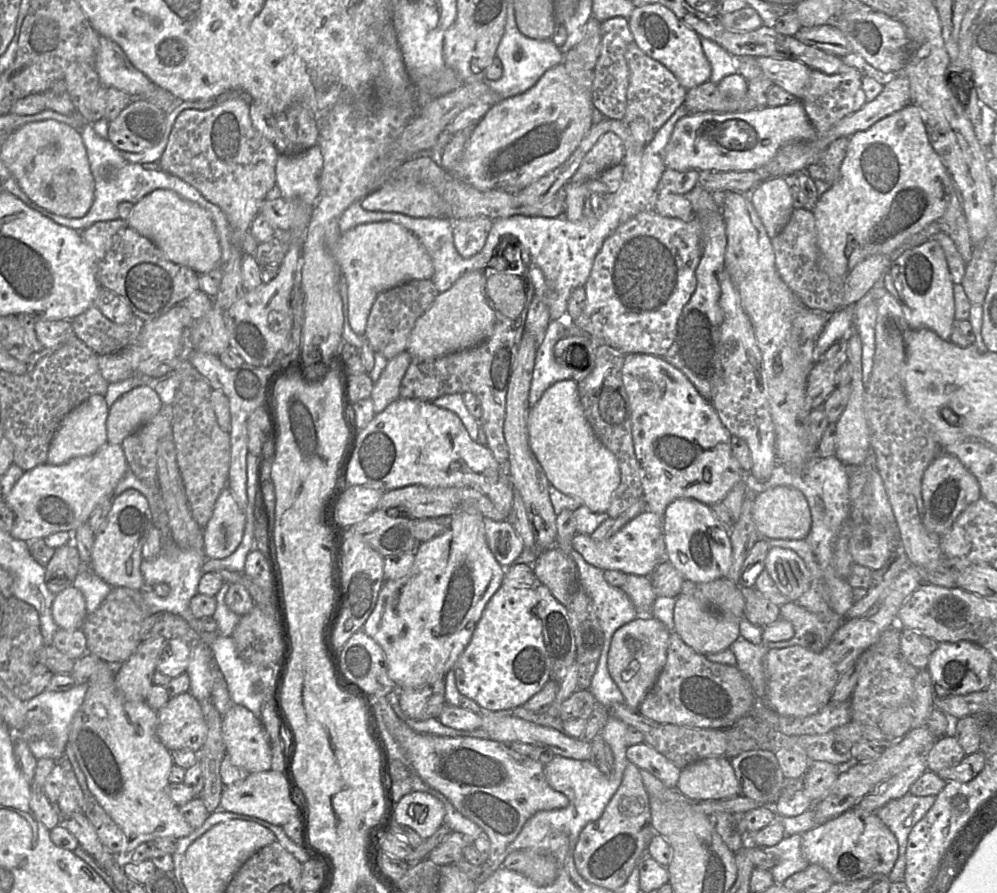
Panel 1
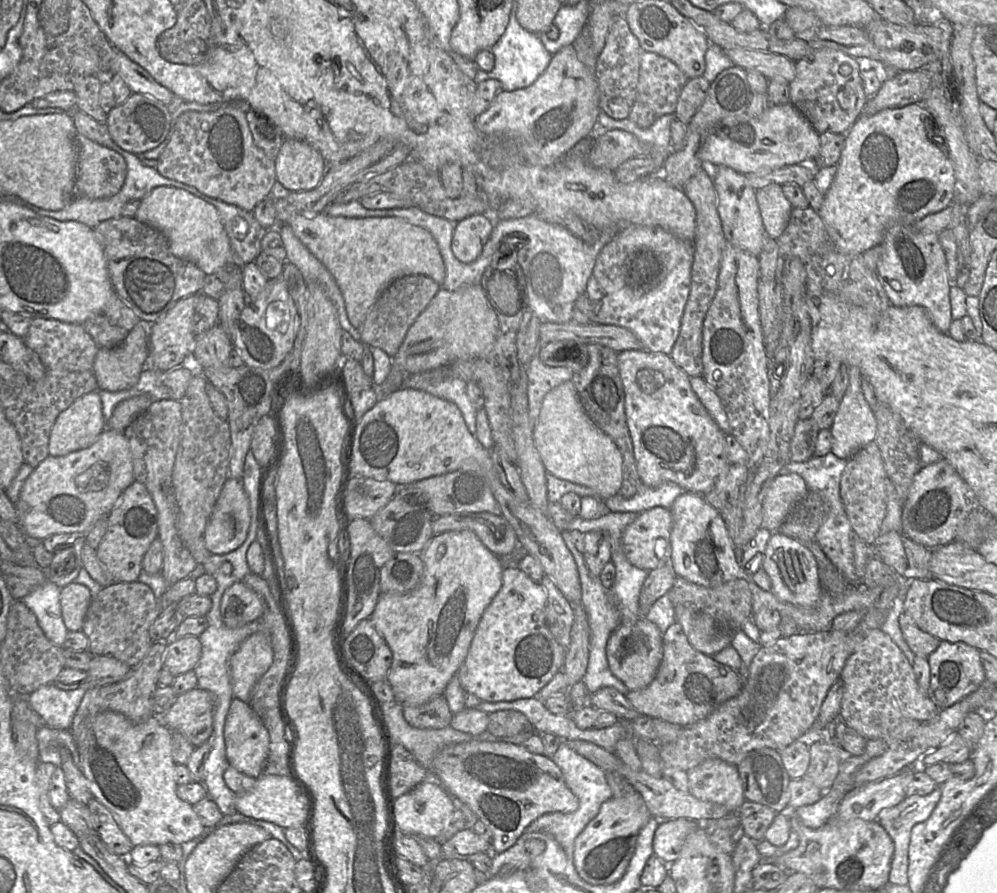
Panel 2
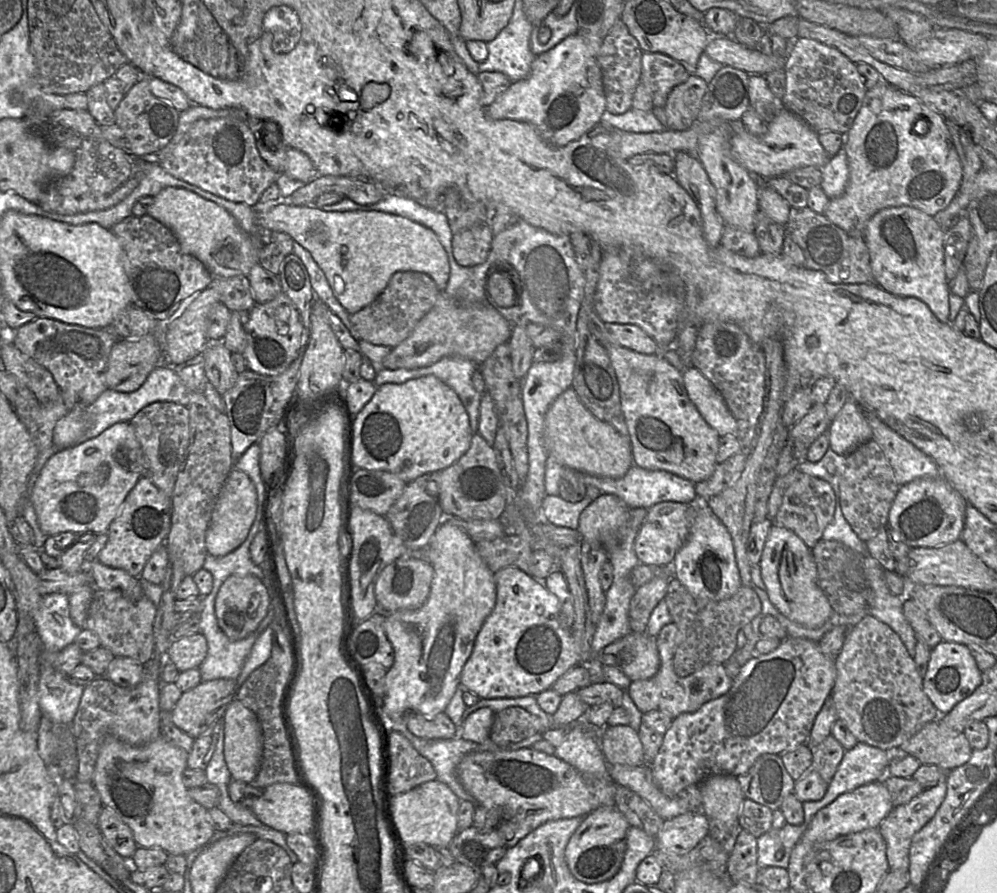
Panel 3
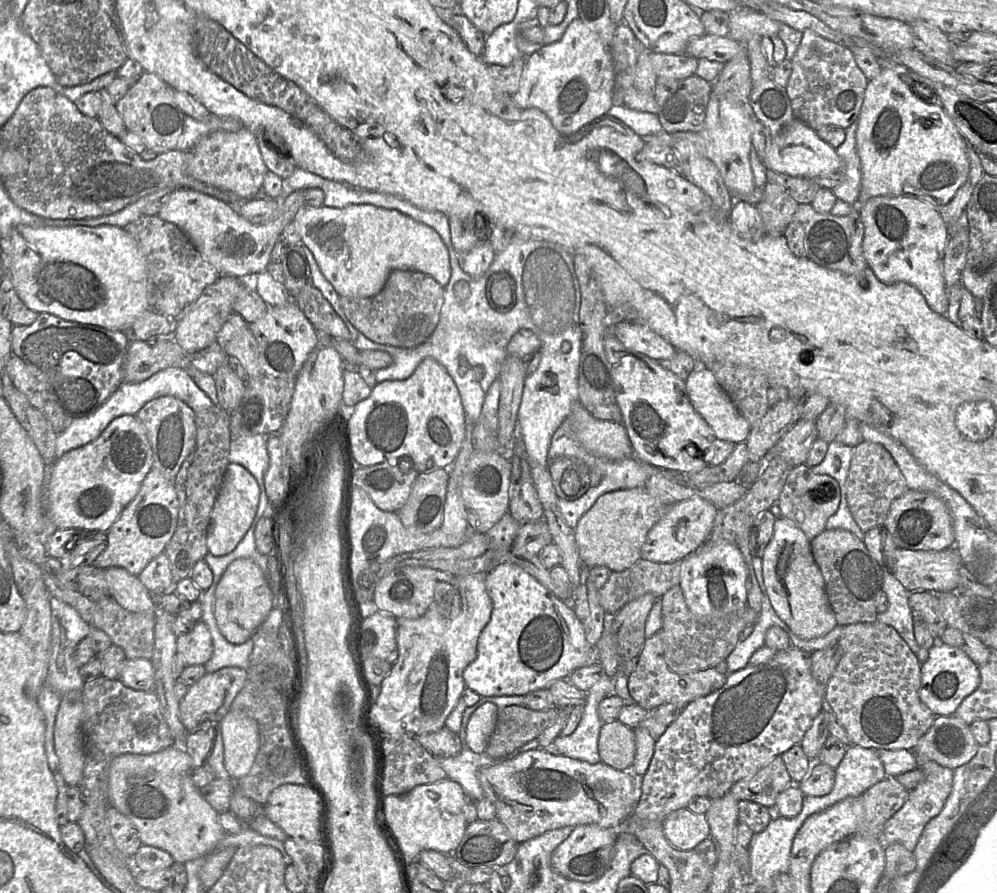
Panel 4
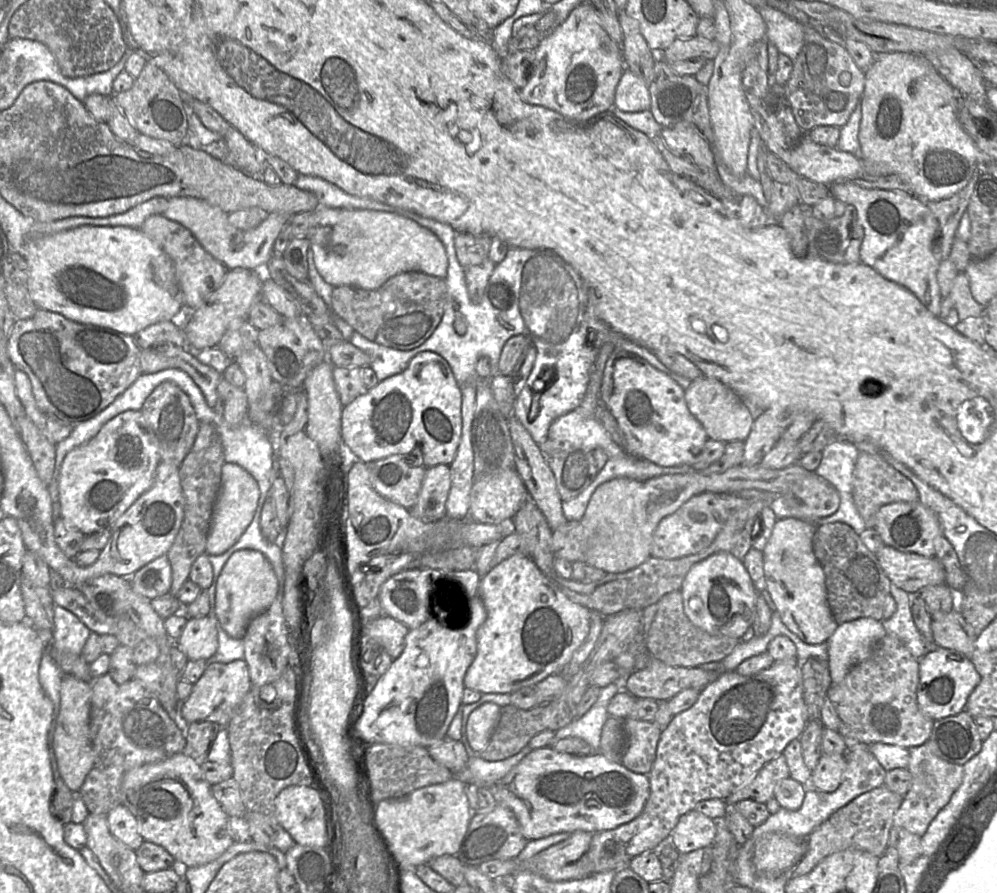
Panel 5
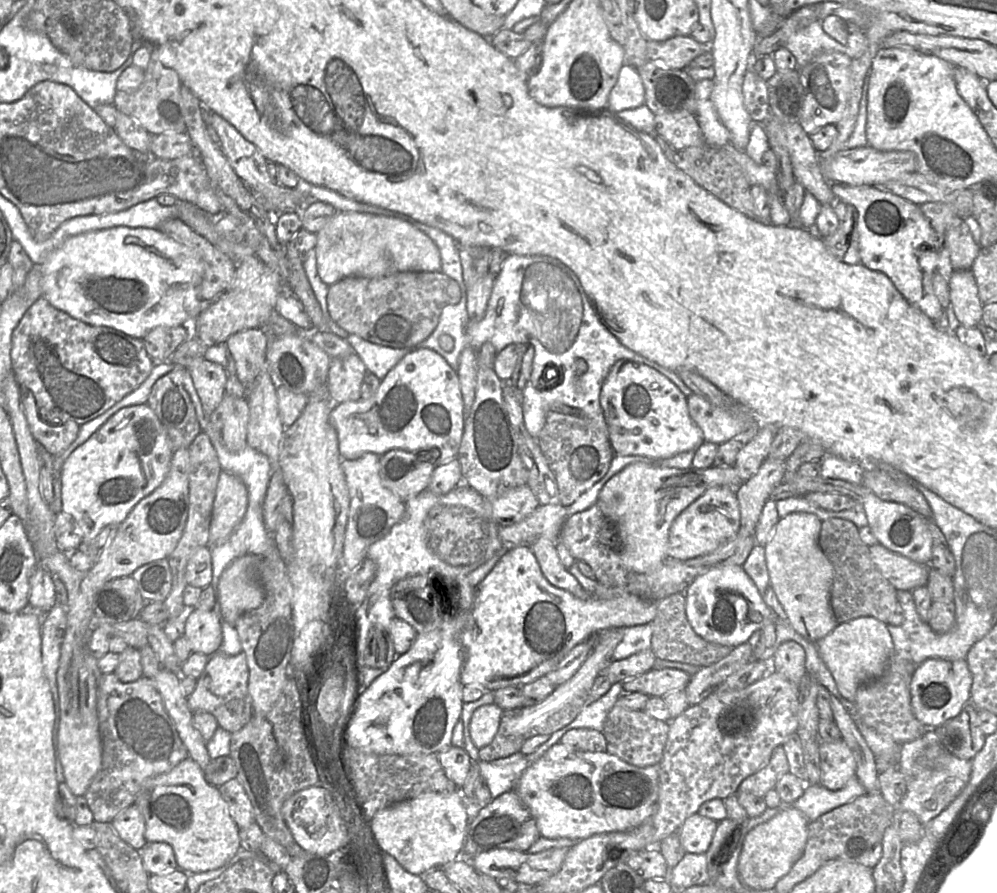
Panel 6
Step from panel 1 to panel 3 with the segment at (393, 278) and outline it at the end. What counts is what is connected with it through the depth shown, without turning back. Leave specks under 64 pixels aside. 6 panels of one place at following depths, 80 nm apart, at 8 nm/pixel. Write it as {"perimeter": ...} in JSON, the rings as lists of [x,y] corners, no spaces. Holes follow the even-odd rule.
{"perimeter":[[[282,201],[267,212],[256,213],[256,218],[265,232],[285,232],[311,253],[324,272],[334,295],[349,314],[373,302],[385,289],[392,275],[399,271],[426,273],[441,292],[447,286],[450,266],[437,235],[430,228],[406,217],[376,210],[330,212],[313,205],[294,206]]]}

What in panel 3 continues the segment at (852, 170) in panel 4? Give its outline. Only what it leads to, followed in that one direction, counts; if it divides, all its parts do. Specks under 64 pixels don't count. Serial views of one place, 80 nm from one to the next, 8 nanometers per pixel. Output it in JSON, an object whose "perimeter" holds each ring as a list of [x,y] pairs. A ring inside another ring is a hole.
{"perimeter":[[[845,147],[820,168],[822,173],[821,189],[830,198],[843,194],[849,180],[849,167]]]}

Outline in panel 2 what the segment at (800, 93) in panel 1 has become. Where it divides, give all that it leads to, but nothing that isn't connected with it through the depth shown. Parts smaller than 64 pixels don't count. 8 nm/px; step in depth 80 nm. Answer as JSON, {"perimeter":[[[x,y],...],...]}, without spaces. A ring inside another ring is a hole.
{"perimeter":[[[744,48],[726,50],[725,54],[735,66],[755,70],[768,81],[781,78],[790,83],[796,75],[795,62],[783,55]]]}

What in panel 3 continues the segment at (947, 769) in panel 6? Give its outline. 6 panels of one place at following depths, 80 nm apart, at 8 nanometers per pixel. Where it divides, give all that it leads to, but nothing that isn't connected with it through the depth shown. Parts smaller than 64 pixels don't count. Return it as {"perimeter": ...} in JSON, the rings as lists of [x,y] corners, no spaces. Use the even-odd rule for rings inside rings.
{"perimeter":[[[941,779],[935,786],[924,789],[908,802],[893,807],[881,820],[878,829],[886,843],[886,855],[890,871],[909,870],[909,849],[912,837],[934,816],[945,798],[946,790],[946,779]]]}

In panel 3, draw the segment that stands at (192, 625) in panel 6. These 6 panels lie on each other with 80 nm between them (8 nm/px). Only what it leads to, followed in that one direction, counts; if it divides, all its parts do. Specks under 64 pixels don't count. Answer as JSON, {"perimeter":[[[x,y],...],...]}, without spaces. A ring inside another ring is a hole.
{"perimeter":[[[200,632],[173,639],[167,650],[166,660],[172,662],[179,672],[198,668],[207,655],[207,641]]]}

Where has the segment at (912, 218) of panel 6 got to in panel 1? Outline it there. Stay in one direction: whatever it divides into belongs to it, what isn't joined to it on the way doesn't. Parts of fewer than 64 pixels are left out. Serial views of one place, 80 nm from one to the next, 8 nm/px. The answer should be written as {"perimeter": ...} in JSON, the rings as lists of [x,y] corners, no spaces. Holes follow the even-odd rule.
{"perimeter":[[[931,238],[896,257],[882,277],[887,292],[901,307],[908,330],[930,329],[942,340],[949,340],[955,325],[953,282],[944,251]]]}

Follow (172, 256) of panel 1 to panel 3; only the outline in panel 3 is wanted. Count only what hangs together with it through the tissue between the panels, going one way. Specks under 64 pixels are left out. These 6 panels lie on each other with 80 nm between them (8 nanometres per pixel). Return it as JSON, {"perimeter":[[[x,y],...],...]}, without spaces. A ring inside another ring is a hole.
{"perimeter":[[[166,187],[154,196],[147,215],[169,228],[181,250],[200,260],[213,276],[247,276],[251,268],[259,264],[262,241],[245,232],[224,208],[194,192]]]}

